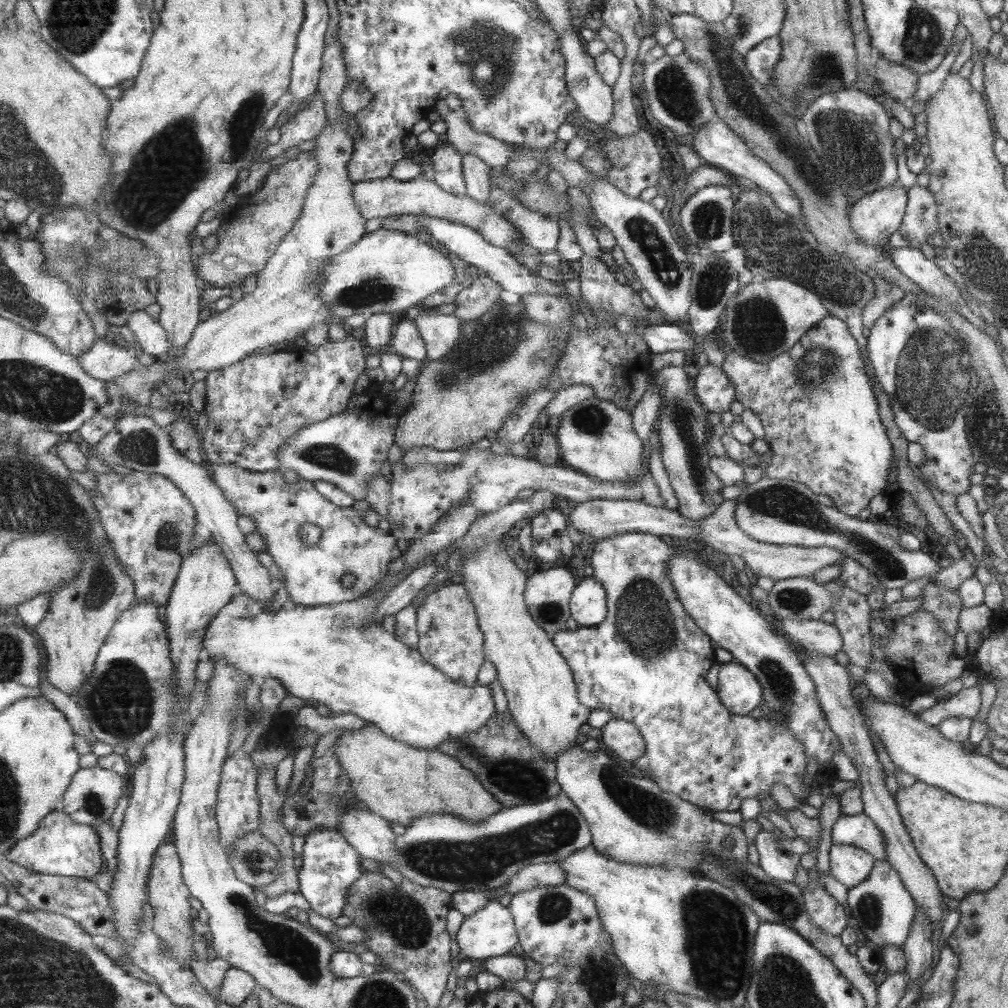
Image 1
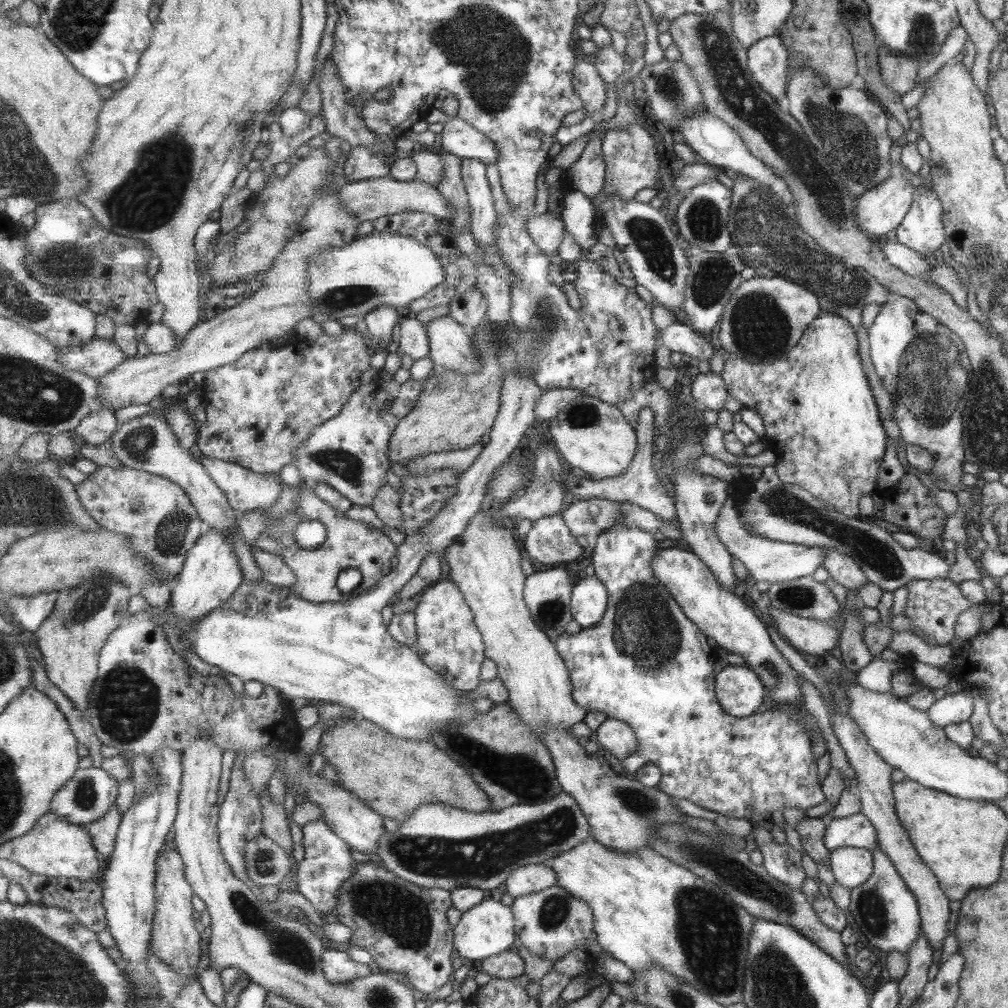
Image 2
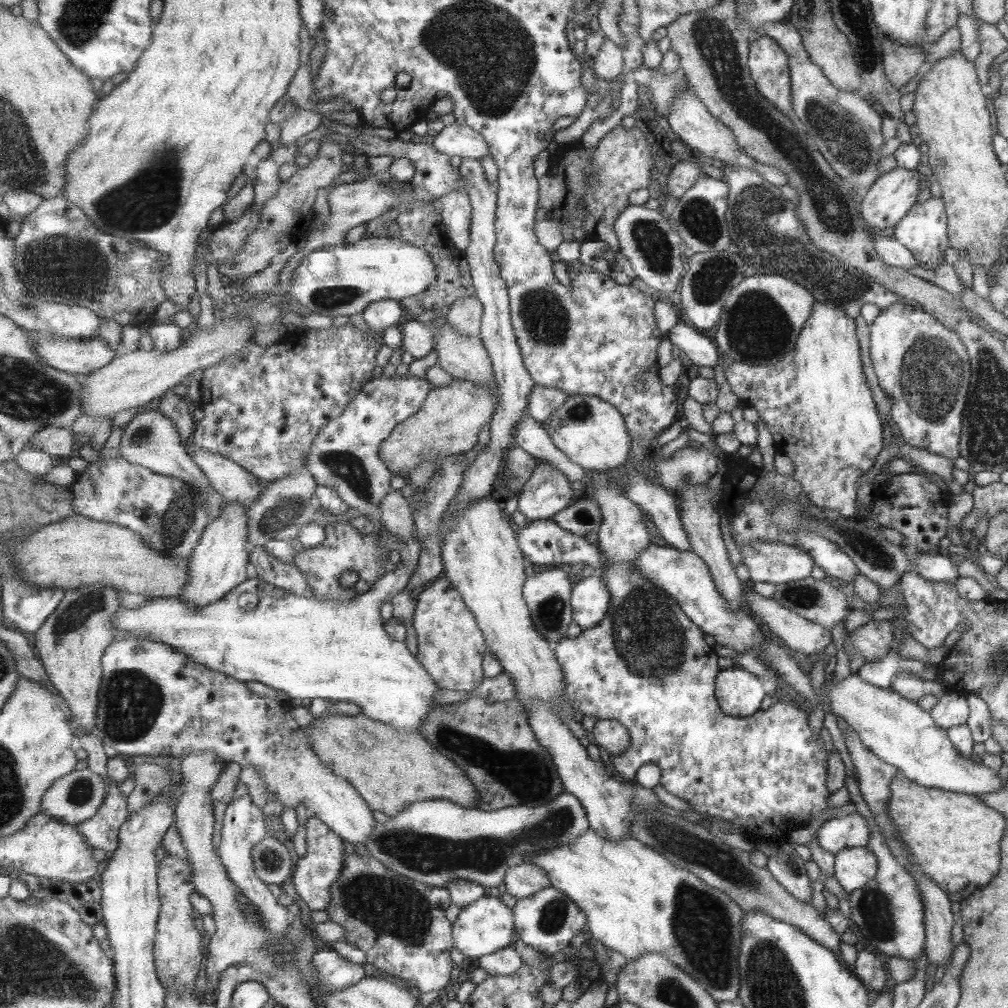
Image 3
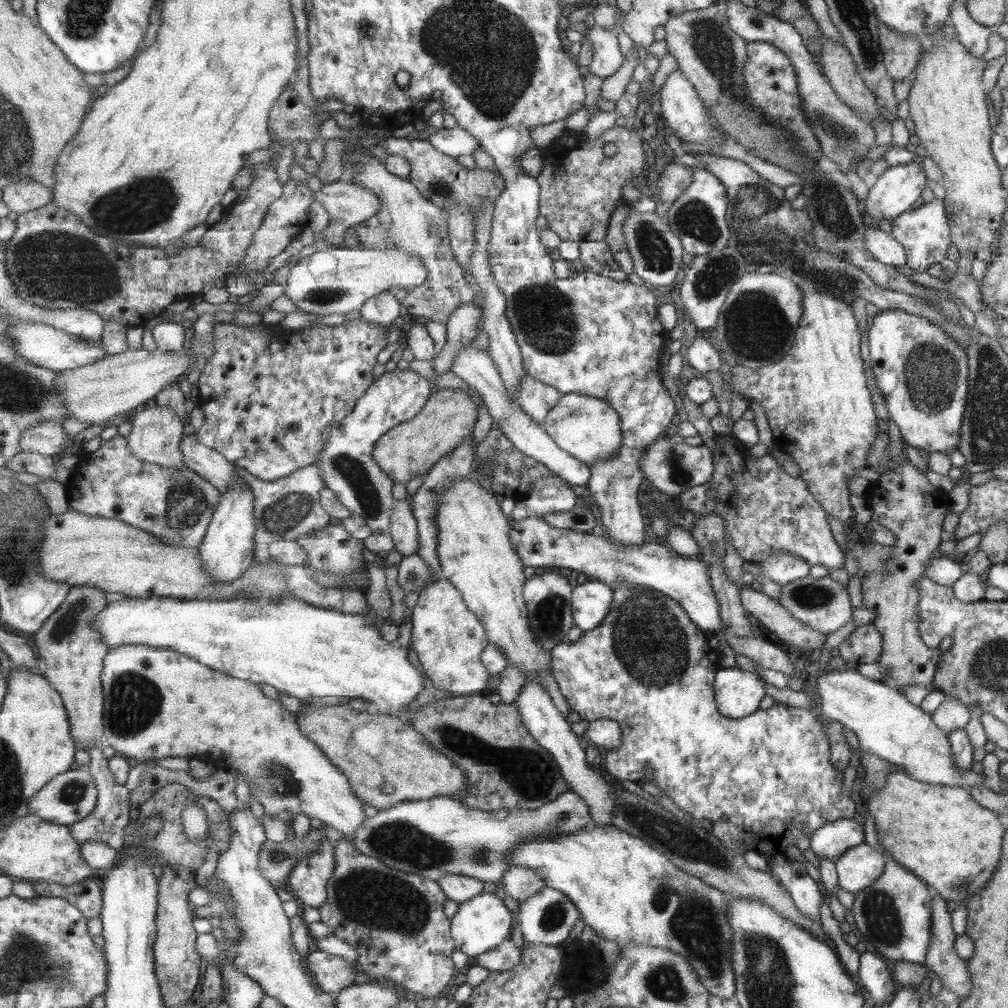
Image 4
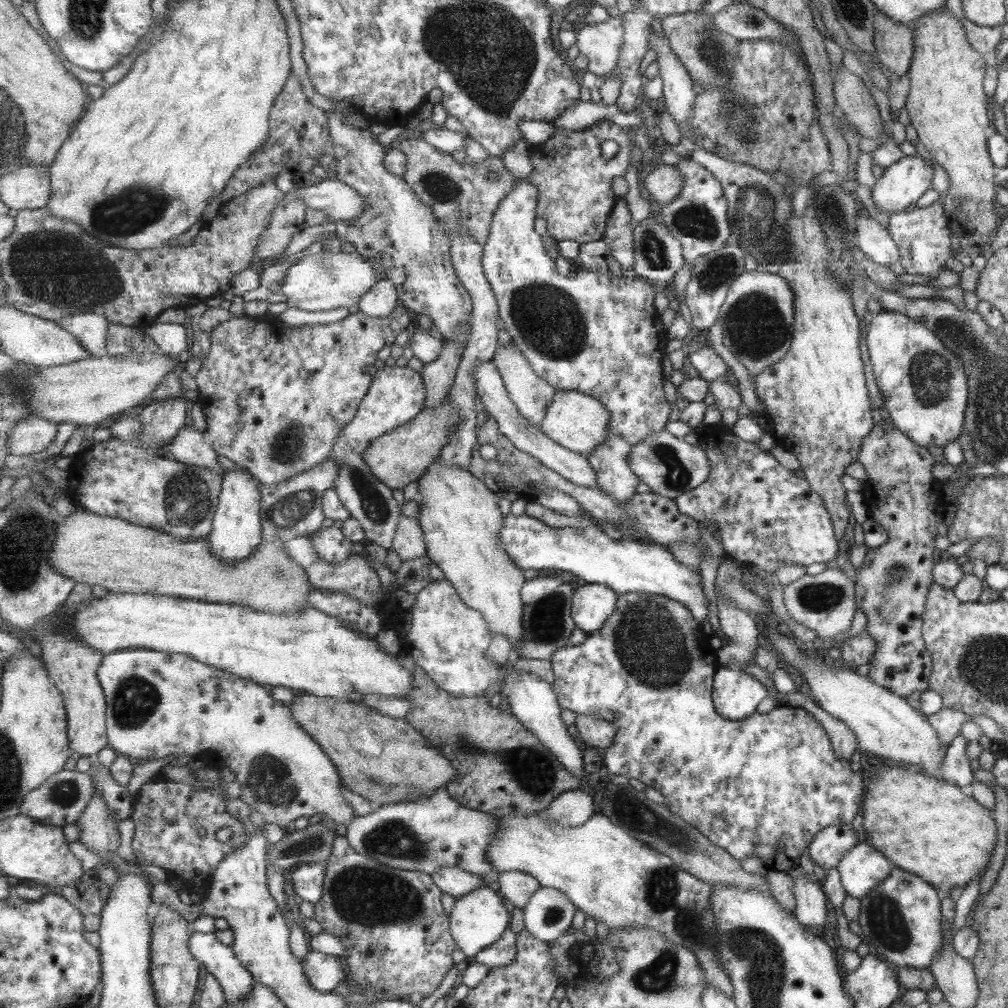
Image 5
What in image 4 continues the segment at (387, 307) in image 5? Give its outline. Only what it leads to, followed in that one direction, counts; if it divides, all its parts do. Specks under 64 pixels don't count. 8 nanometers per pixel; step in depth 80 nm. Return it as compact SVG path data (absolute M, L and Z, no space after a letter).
M385 291L369 300L360 308L361 316L375 324L391 325L406 311L393 291Z

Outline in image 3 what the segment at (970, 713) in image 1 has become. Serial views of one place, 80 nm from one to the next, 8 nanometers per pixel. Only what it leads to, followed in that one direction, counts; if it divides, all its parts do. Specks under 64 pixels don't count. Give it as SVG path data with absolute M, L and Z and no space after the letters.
M951 692L943 693L929 713L933 723L945 730L953 726L966 725L968 714L965 695Z

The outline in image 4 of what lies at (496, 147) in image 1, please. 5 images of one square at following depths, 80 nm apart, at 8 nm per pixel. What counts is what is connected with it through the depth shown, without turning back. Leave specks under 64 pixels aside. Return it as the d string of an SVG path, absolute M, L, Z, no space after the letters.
M460 126L449 129L443 128L434 132L428 141L439 152L457 159L458 156L475 156L475 151L483 148L477 137Z

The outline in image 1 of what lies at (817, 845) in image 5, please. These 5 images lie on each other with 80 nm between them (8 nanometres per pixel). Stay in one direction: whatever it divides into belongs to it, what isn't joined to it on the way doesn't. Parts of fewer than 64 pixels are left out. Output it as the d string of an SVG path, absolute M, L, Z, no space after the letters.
M863 812L853 816L840 814L831 826L830 843L864 849L875 861L888 860L880 829Z

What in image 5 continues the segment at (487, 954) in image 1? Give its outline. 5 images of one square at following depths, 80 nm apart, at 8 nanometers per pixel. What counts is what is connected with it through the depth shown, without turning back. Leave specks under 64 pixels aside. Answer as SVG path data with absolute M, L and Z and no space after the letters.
M483 885L477 890L468 892L461 898L456 899L450 916L452 921L450 928L459 948L466 956L476 956L476 954L496 943L504 932L509 930L511 906L502 894Z

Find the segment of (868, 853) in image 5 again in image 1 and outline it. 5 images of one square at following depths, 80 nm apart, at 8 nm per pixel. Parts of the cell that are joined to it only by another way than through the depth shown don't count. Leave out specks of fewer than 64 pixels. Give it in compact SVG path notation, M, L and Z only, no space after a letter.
M833 844L828 853L830 874L848 889L857 886L871 874L875 858L864 849L845 844Z

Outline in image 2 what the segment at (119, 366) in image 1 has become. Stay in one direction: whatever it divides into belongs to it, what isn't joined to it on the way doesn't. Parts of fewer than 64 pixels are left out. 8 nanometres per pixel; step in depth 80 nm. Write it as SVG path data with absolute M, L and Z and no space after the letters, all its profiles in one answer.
M95 338L81 346L58 347L58 354L58 360L65 368L83 372L96 379L117 368L129 357L113 340L101 338Z

